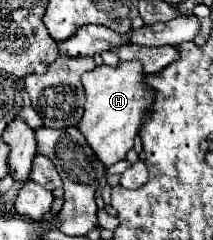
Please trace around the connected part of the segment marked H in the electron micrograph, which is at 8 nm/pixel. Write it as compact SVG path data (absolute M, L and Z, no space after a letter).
M120 61L116 67L98 65L82 75L82 85L86 89L86 105L78 129L84 133L98 159L110 167L124 159L132 149L134 137L150 117L150 109L156 99L154 89L146 85L146 73L140 61Z

